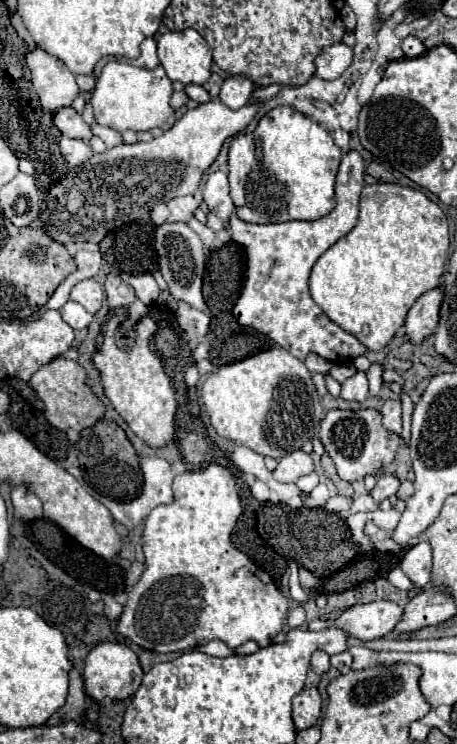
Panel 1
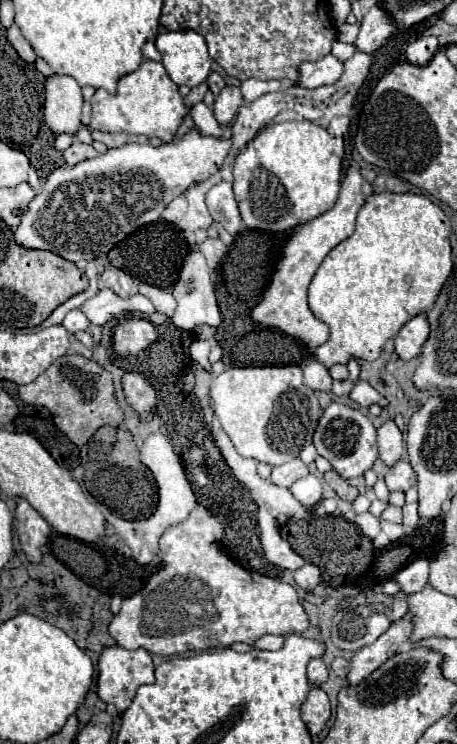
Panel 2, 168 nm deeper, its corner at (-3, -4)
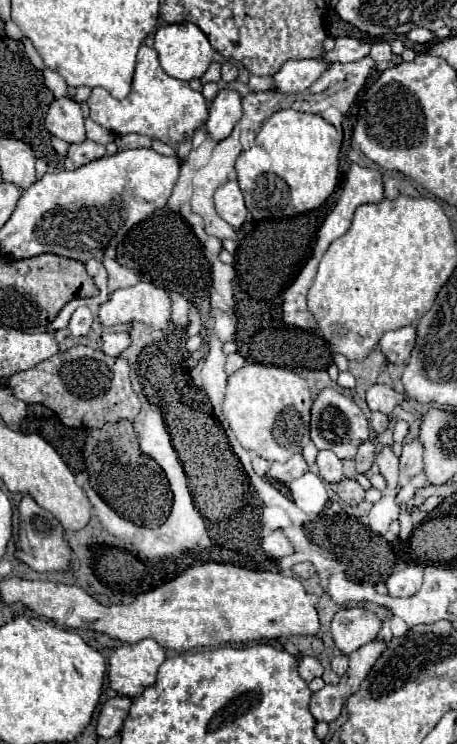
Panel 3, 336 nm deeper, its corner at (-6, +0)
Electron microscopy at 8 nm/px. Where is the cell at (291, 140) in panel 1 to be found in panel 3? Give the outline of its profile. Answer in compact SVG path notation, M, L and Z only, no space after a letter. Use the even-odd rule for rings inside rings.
M279 110L269 116L249 152L241 152L235 170L247 210L255 220L295 216L319 208L335 190L341 136L319 114Z

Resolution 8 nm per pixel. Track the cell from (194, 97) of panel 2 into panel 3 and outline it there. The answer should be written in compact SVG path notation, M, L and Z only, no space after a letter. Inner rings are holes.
M213 62L213 64L207 68L207 72L201 76L201 82L203 82L203 84L207 84L207 82L217 82L217 84L221 84L221 64Z

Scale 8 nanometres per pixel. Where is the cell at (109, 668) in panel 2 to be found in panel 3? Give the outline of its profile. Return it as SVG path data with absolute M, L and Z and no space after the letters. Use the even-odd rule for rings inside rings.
M153 638L137 644L123 644L109 658L111 688L127 698L137 698L157 680L157 670L165 662L165 648Z

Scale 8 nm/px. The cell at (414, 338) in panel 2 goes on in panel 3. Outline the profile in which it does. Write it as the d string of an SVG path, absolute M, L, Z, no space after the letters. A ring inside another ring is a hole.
M405 326L395 332L385 332L379 340L381 352L393 364L405 364L413 346L415 346L415 328L413 326Z

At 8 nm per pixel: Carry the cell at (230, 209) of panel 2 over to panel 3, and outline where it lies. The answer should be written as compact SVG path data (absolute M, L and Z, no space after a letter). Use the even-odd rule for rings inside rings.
M235 180L223 184L215 192L215 208L219 216L227 220L233 228L241 228L241 224L247 220L247 208L243 202L243 194Z

